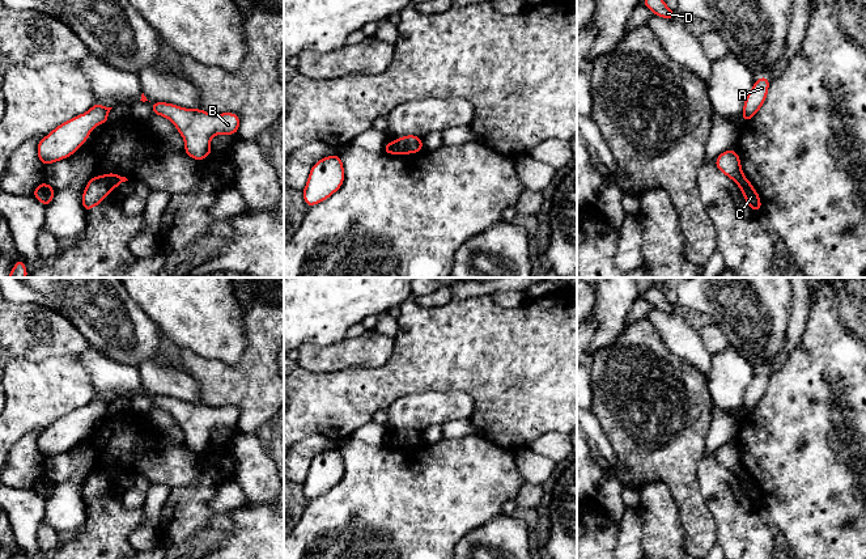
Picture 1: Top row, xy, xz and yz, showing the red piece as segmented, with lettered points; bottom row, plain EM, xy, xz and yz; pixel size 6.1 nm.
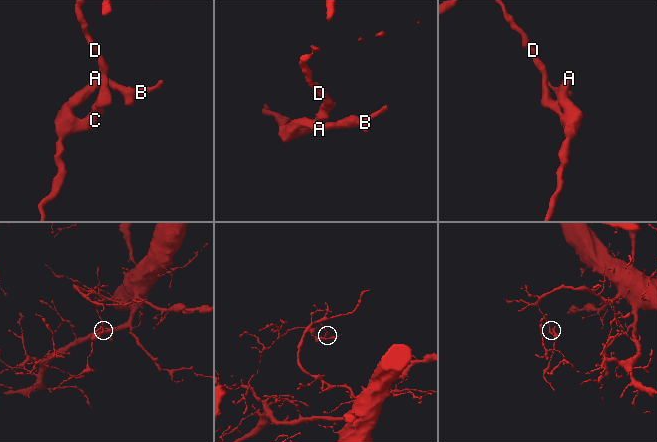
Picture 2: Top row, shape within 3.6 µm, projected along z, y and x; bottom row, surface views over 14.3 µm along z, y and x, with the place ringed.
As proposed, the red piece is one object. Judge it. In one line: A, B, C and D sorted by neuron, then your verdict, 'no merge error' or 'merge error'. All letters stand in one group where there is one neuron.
A B C / D | merge error

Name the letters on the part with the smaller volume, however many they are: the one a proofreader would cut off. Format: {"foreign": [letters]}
{"foreign": ["A", "B", "C"]}

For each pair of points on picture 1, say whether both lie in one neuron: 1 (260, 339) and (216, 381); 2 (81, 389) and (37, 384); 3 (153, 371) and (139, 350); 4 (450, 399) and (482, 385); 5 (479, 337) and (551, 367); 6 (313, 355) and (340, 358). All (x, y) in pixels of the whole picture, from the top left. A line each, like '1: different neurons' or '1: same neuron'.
1: same neuron
2: same neuron
3: different neurons
4: different neurons
5: same neuron
6: same neuron

